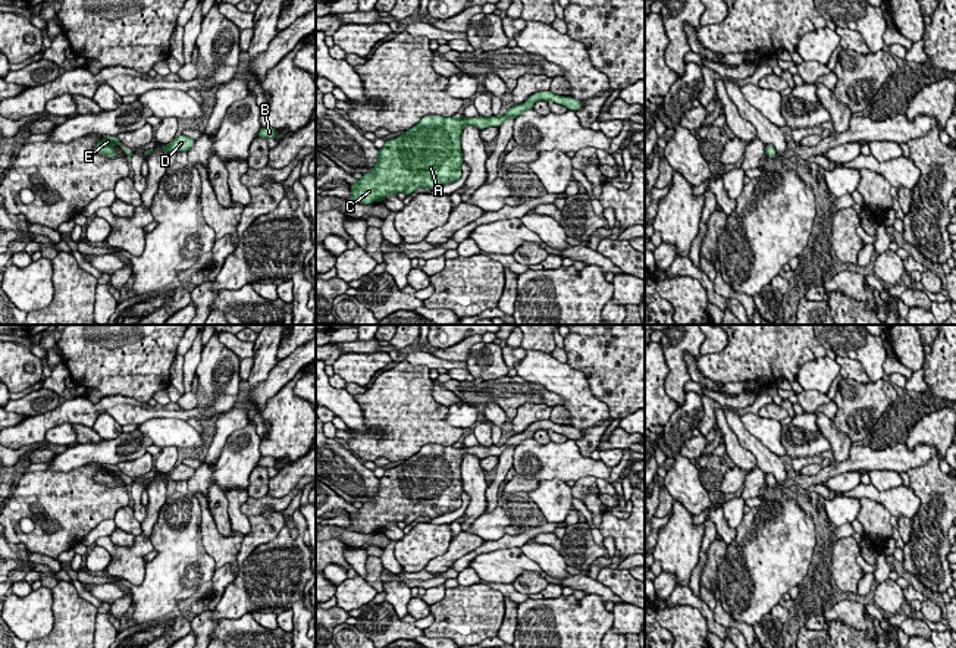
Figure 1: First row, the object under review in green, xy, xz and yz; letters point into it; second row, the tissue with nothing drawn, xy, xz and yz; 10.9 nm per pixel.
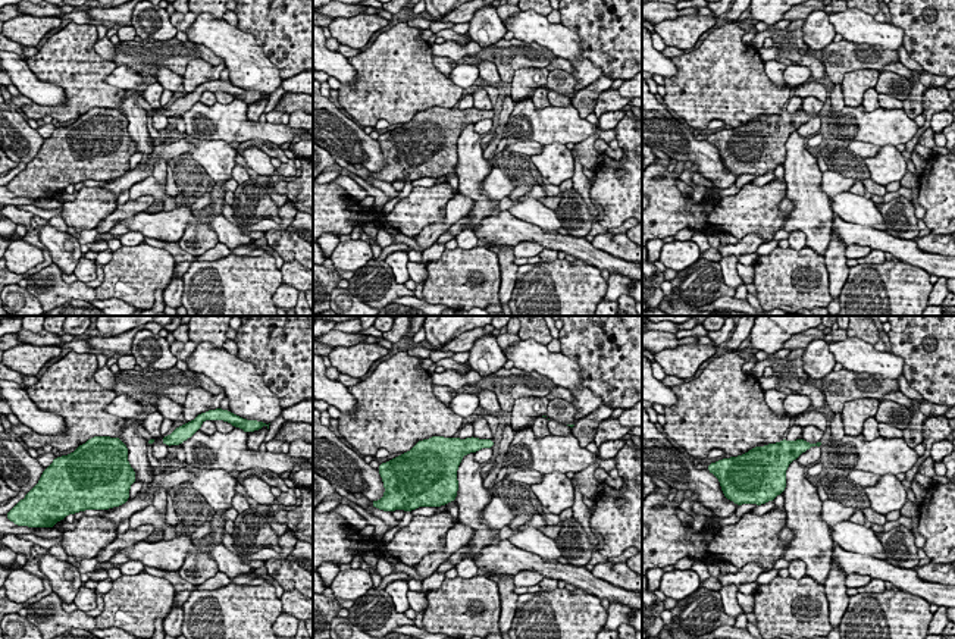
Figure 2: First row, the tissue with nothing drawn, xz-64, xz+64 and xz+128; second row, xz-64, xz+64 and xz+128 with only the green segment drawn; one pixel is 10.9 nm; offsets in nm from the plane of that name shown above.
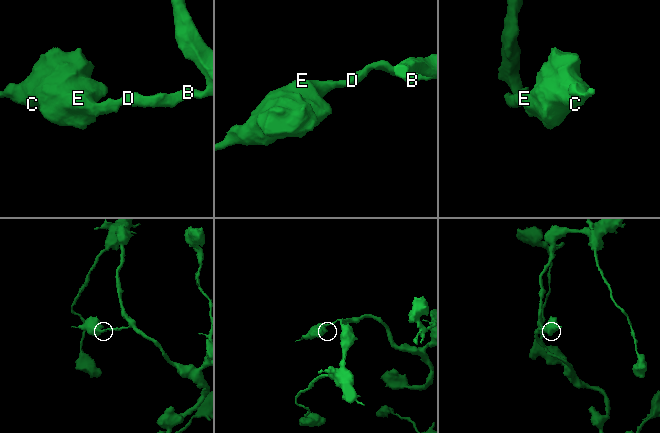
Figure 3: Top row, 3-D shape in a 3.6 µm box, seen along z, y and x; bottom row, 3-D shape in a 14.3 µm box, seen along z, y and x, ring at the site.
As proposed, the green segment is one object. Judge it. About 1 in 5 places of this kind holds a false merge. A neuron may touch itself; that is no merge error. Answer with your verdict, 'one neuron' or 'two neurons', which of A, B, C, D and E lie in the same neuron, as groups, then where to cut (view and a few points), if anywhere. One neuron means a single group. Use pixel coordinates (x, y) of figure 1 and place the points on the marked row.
one neuron | A B C D E | no cut

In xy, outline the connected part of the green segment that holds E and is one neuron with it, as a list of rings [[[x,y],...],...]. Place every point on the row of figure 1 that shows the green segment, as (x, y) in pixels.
[[[103,137],[103,140],[95,144],[95,153],[104,154],[109,159],[117,157],[117,153],[113,148],[115,144],[119,144],[128,159],[131,159],[134,151],[126,150],[116,137]]]

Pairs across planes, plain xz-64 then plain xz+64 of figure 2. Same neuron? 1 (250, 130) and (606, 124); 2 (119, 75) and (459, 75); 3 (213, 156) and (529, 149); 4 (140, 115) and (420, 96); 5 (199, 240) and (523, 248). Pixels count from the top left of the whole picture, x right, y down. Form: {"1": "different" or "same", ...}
{"1": "different", "2": "same", "3": "different", "4": "different", "5": "same"}

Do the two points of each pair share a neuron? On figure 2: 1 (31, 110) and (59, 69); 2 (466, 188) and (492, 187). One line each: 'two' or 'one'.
1: one
2: two

